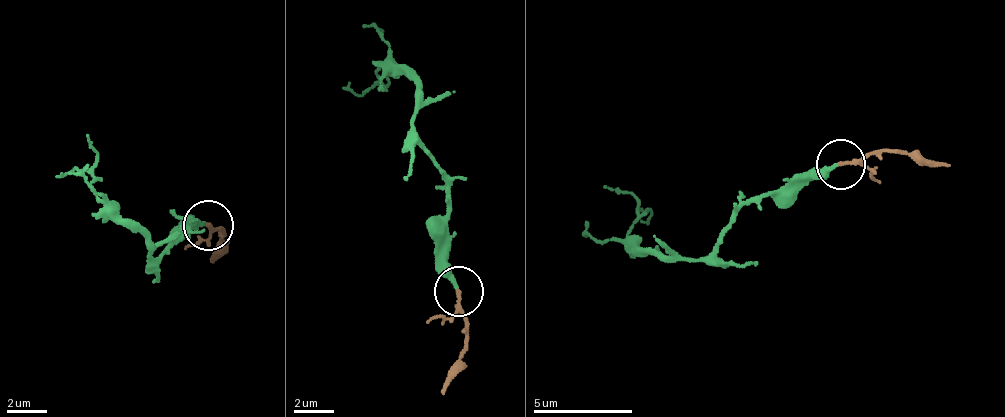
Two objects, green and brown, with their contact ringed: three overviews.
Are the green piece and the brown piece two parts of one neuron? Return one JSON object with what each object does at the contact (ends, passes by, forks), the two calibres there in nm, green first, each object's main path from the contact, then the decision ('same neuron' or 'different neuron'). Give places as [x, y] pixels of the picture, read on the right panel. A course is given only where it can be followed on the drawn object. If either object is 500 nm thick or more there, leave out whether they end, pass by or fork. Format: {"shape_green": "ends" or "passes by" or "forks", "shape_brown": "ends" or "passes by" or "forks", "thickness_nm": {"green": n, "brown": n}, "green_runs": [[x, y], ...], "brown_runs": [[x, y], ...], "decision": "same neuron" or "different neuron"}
{"shape_green": "ends", "shape_brown": "passes by", "thickness_nm": {"green": 240, "brown": 160}, "green_runs": [[839, 165], [802, 170], [742, 205], [703, 257], [659, 260], [627, 241], [639, 202], [605, 185]], "brown_runs": [[839, 165], [901, 150], [950, 165]], "decision": "same neuron"}

